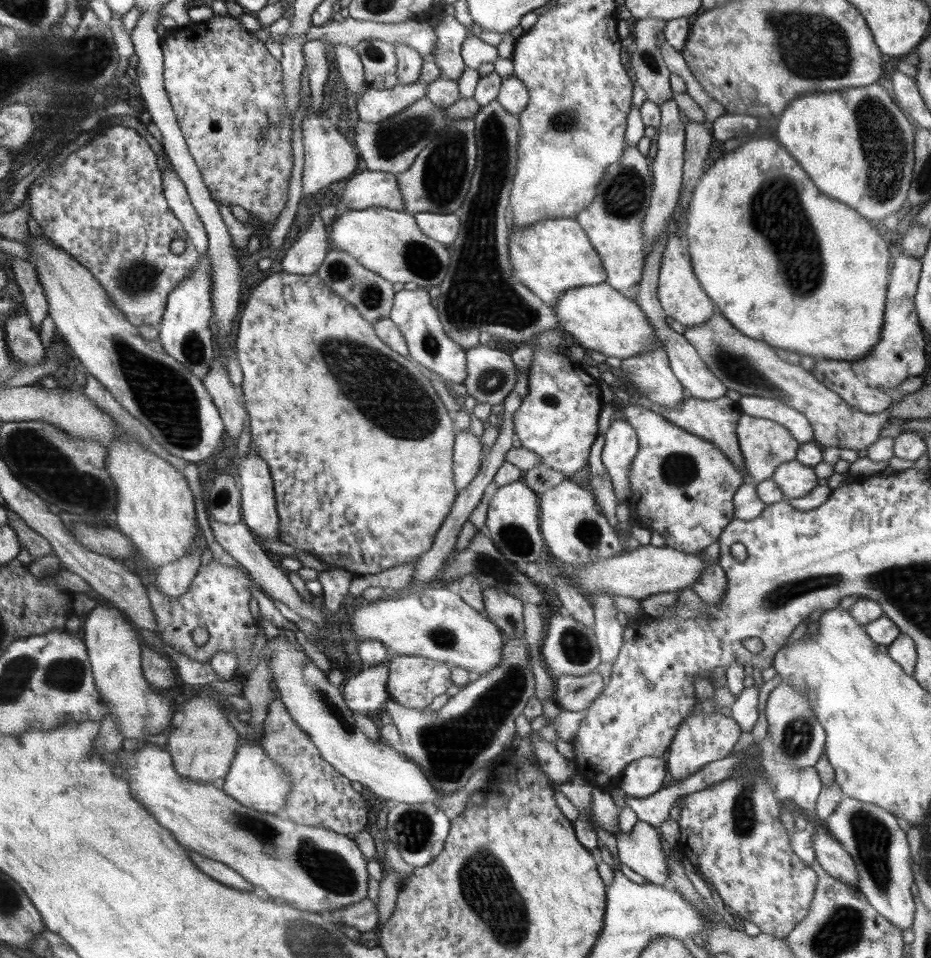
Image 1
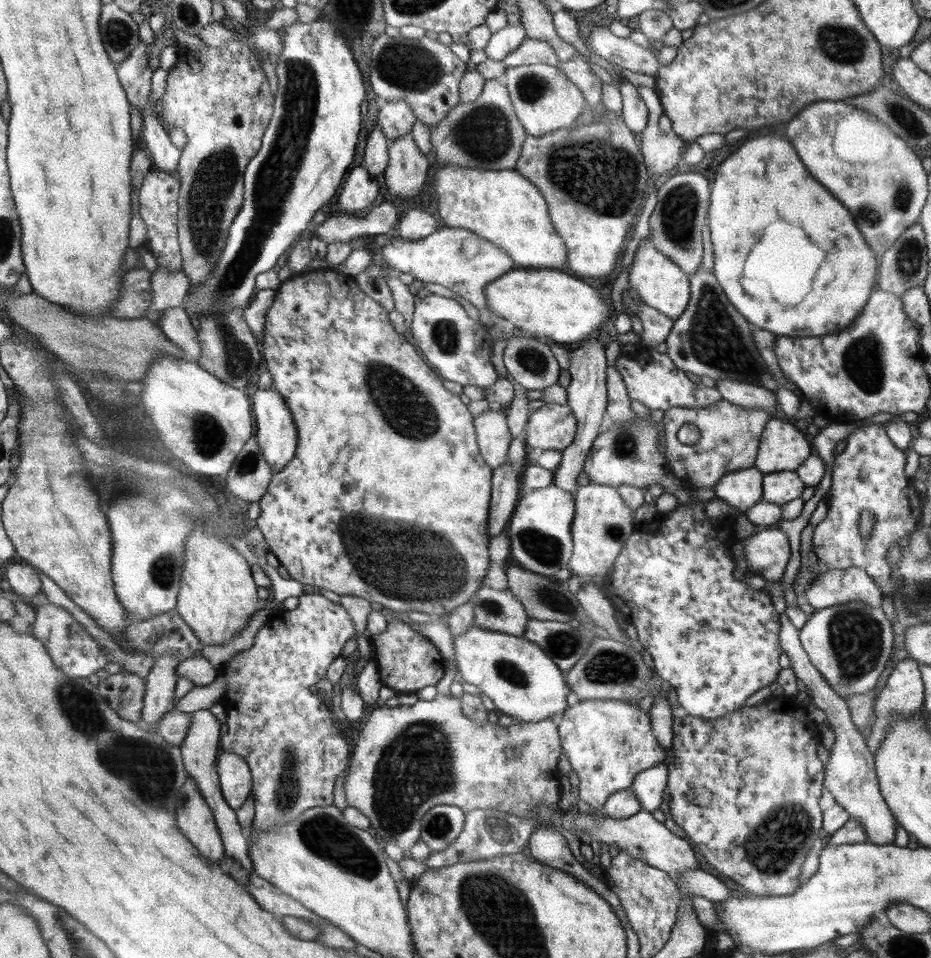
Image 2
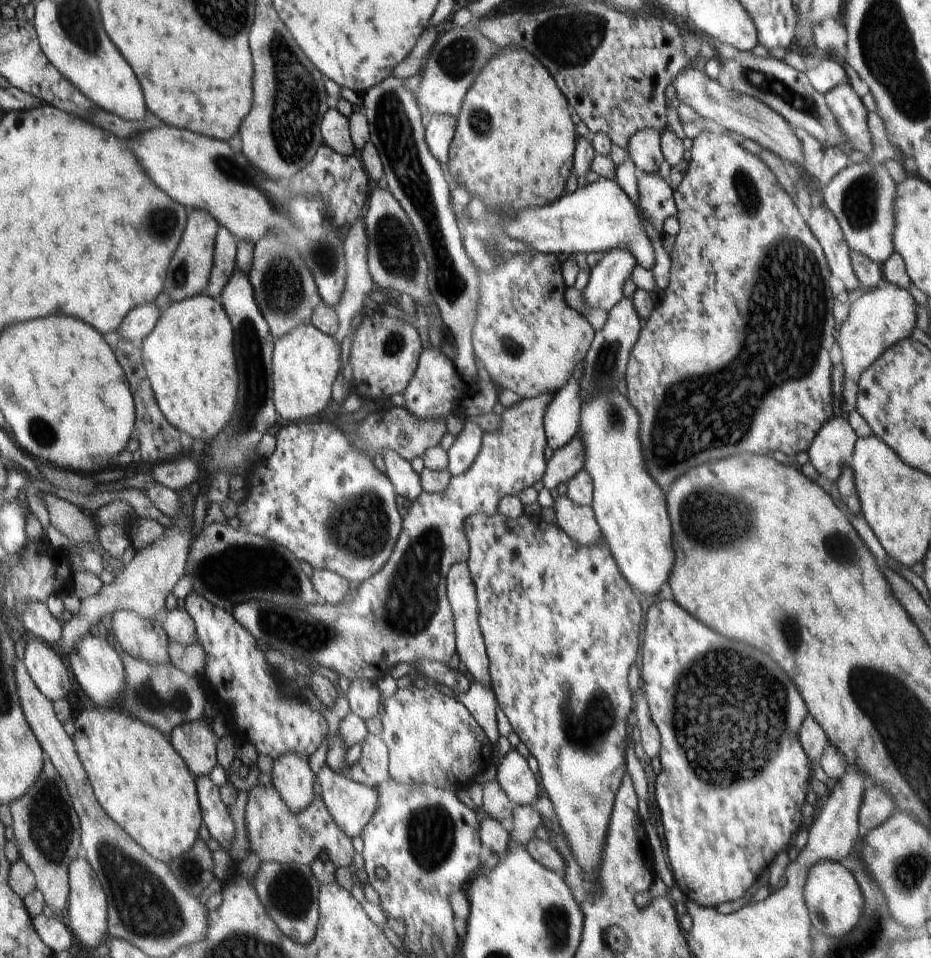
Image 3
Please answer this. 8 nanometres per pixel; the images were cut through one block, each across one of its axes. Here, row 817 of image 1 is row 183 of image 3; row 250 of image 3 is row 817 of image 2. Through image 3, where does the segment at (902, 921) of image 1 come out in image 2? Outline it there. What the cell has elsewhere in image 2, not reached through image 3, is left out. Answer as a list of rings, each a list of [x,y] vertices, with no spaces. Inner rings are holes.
[[[782,613],[779,617],[781,623],[778,640],[781,642],[783,653],[790,658],[790,668],[797,676],[797,680],[802,680],[806,685],[806,691],[809,696],[808,702],[813,703],[826,713],[827,725],[833,729],[836,735],[834,745],[829,750],[830,759],[826,766],[823,766],[825,776],[823,780],[824,788],[828,788],[828,792],[833,794],[836,802],[849,812],[850,817],[854,817],[862,824],[869,838],[868,842],[877,845],[894,844],[896,823],[898,822],[882,796],[878,777],[876,772],[874,772],[875,756],[867,749],[864,735],[849,719],[851,712],[847,707],[847,701],[837,694],[810,662],[809,656],[799,640],[799,631],[790,624],[788,615]]]

